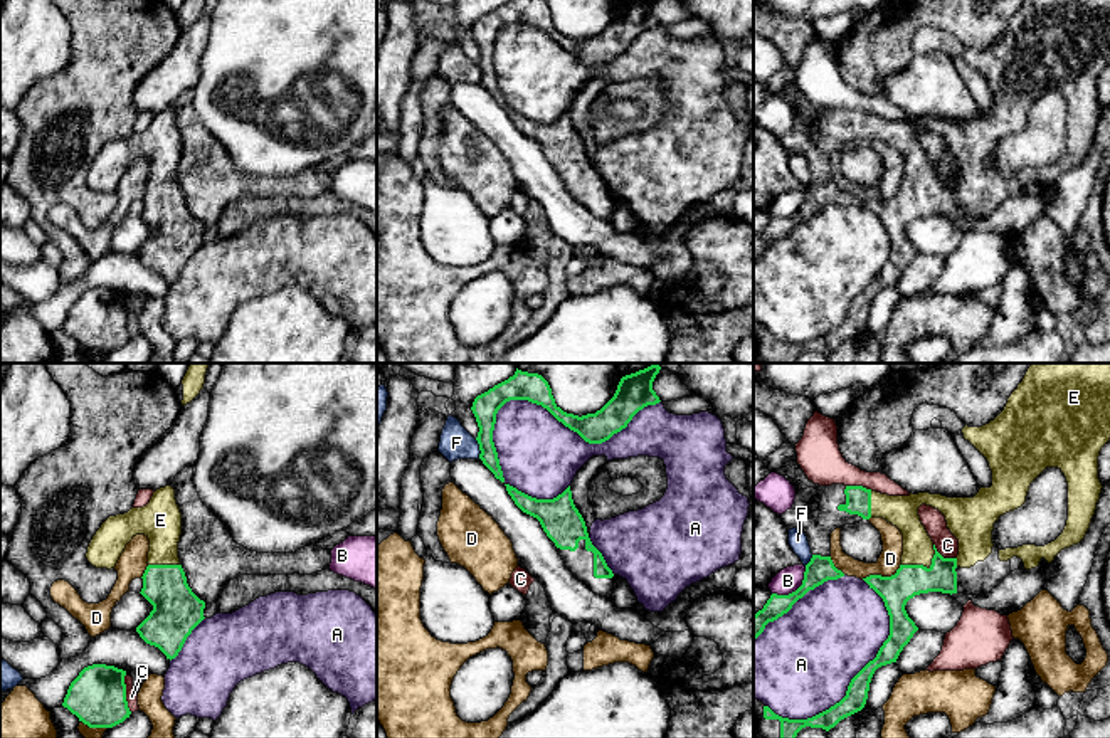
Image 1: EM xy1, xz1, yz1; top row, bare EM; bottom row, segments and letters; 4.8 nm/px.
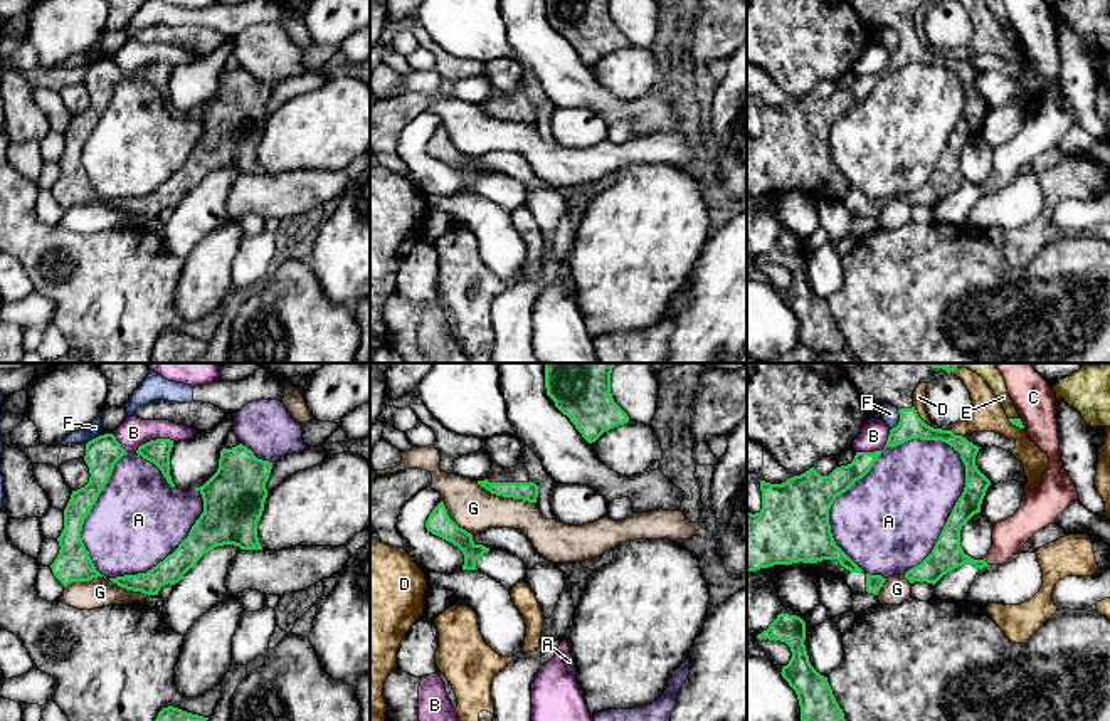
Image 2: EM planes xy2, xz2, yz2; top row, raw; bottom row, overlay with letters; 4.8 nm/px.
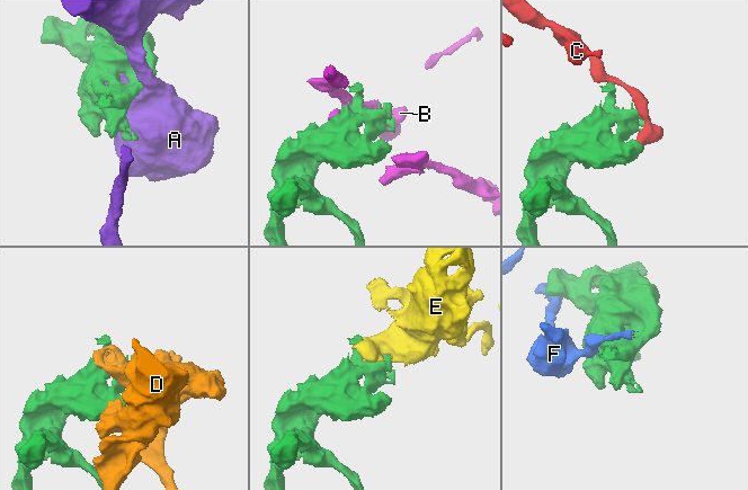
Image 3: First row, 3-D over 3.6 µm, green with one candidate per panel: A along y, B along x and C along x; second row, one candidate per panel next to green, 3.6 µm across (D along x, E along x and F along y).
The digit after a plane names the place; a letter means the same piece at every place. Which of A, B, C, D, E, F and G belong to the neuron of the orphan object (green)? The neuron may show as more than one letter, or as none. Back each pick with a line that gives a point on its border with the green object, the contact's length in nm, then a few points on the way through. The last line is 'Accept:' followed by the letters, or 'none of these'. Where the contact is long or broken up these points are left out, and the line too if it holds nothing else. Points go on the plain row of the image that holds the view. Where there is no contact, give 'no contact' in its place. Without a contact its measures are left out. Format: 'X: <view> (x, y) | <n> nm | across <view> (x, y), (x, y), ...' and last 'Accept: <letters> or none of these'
E: yz1 (925, 190) | 190 nm
Accept: E

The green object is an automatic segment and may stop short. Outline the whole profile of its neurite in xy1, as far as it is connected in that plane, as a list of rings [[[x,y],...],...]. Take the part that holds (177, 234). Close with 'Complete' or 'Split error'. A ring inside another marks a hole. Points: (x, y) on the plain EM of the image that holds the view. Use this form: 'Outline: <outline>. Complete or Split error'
Outline: [[[172,109],[156,113],[143,131],[109,140],[87,170],[87,185],[96,192],[114,192],[136,158],[150,163],[148,190],[141,200],[140,217],[153,229],[136,256],[172,284],[205,242],[205,225],[192,215],[180,188],[182,136]]]. Split error

